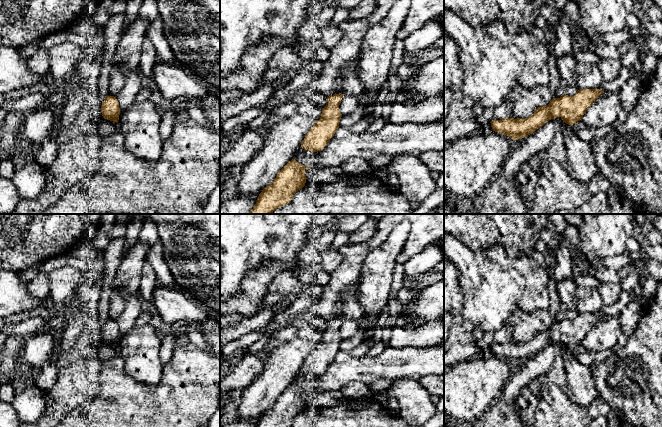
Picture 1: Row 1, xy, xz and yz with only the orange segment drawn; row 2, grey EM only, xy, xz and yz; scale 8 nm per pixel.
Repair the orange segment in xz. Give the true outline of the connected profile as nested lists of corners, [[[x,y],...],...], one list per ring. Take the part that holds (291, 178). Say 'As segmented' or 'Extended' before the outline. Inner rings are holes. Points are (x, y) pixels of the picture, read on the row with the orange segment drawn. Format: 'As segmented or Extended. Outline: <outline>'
As segmented. Outline: [[[289,161],[278,173],[274,181],[266,186],[257,198],[253,209],[246,214],[271,214],[277,208],[288,204],[293,195],[305,186],[305,170],[311,167]]]

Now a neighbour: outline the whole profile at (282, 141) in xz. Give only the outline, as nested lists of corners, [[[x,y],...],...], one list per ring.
[[[297,112],[266,129],[263,148],[243,165],[237,196],[259,194],[270,185],[277,173],[293,159],[314,124],[308,116]]]

